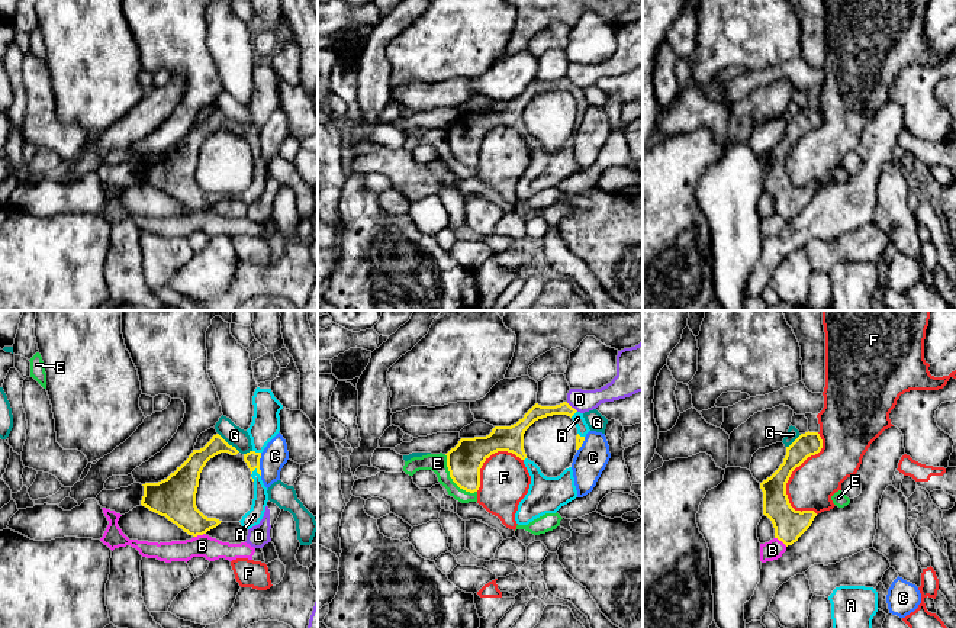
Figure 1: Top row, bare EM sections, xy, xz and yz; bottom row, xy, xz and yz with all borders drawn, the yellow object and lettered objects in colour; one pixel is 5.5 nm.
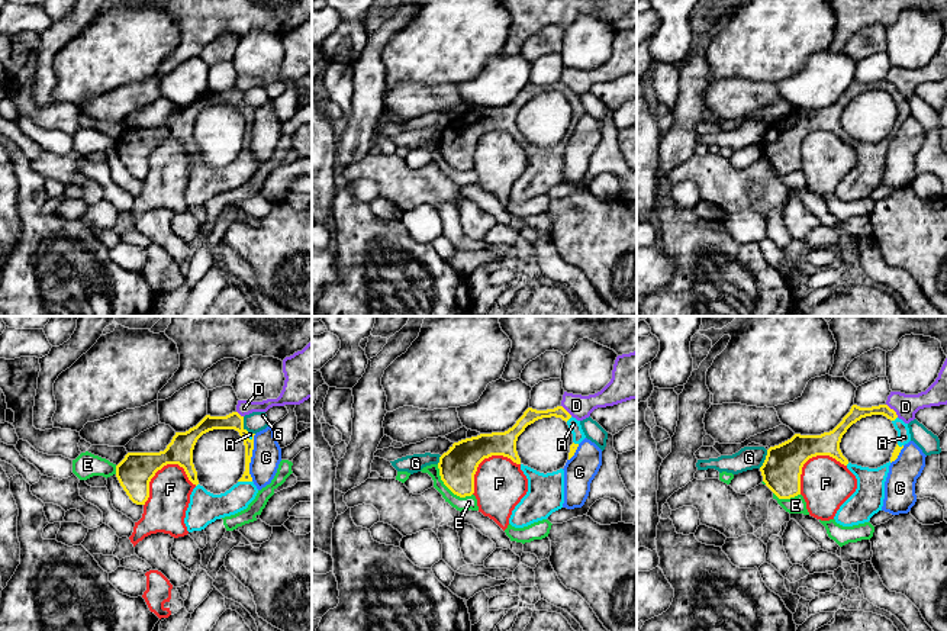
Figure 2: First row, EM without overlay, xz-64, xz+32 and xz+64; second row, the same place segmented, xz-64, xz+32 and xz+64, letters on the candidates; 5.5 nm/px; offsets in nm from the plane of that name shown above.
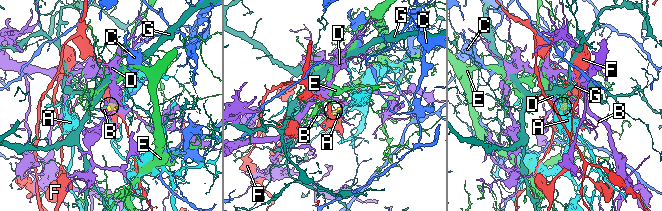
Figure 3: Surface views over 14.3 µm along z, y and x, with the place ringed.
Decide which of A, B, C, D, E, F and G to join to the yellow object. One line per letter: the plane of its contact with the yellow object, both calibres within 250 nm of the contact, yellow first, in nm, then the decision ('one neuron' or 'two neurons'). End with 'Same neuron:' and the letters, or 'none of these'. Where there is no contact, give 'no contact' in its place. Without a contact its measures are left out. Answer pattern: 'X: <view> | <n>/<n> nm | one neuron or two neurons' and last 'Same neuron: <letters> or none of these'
A: xy | 80/90 nm | one neuron
B: yz | 170/110 nm | two neurons
C: xy | 80/140 nm | two neurons
D: xz | 80/130 nm | two neurons
E: xz | 190/100 nm | two neurons
F: yz | 150/260 nm | two neurons
G: xy | 110/110 nm | two neurons
Same neuron: A

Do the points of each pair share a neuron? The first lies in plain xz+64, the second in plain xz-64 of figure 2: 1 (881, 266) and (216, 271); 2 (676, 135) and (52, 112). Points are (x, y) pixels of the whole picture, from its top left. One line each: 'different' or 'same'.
1: different
2: different

